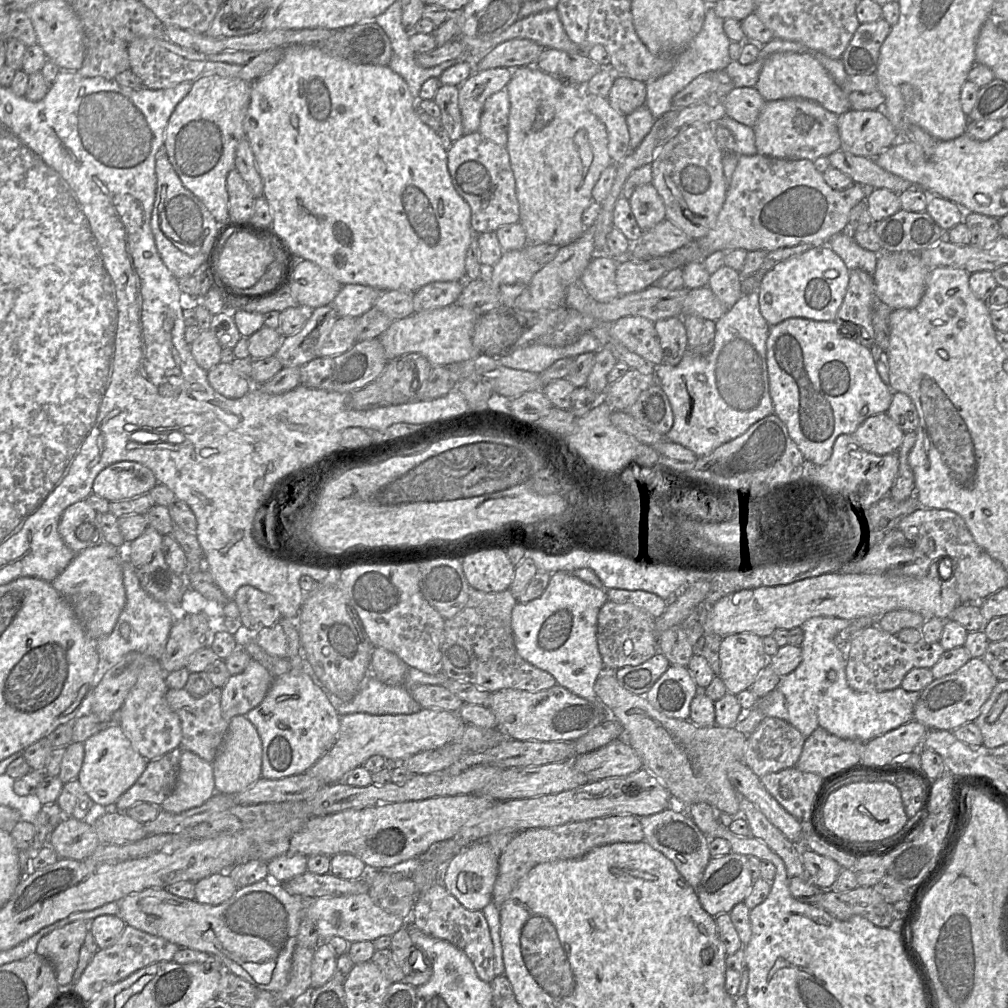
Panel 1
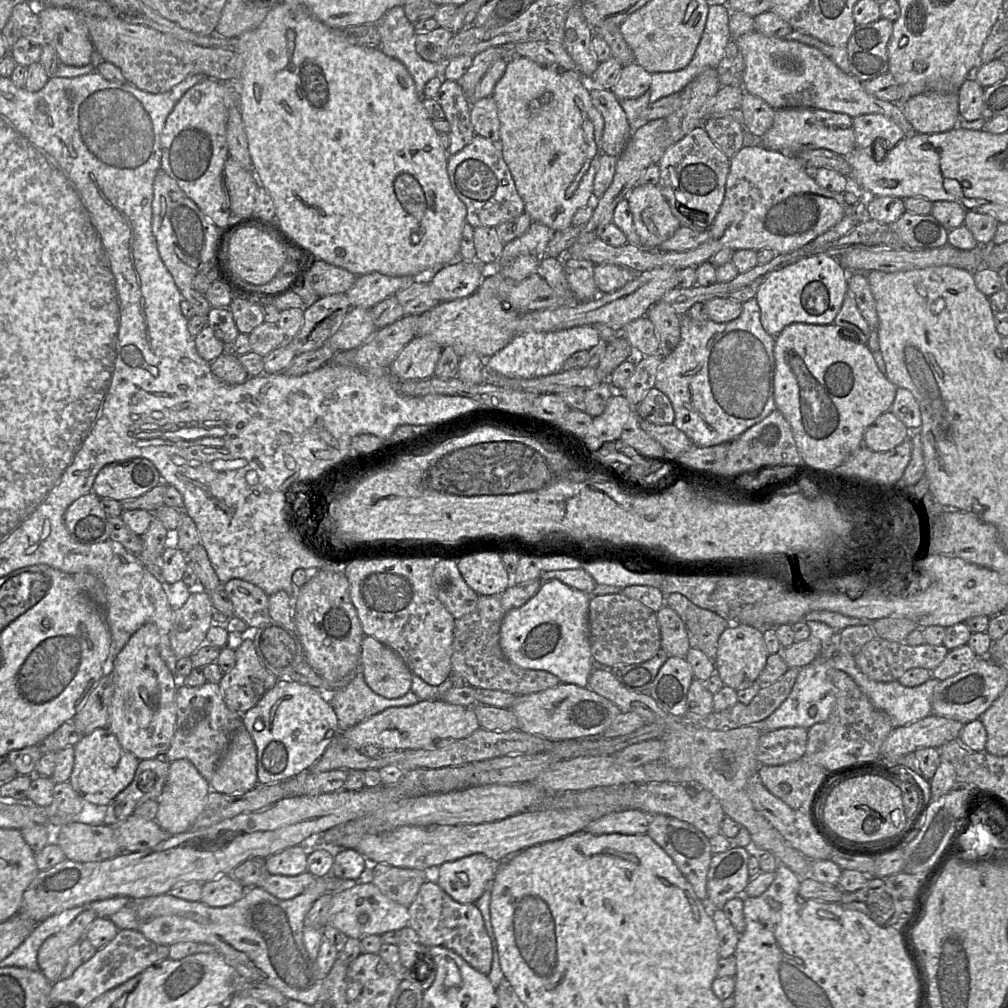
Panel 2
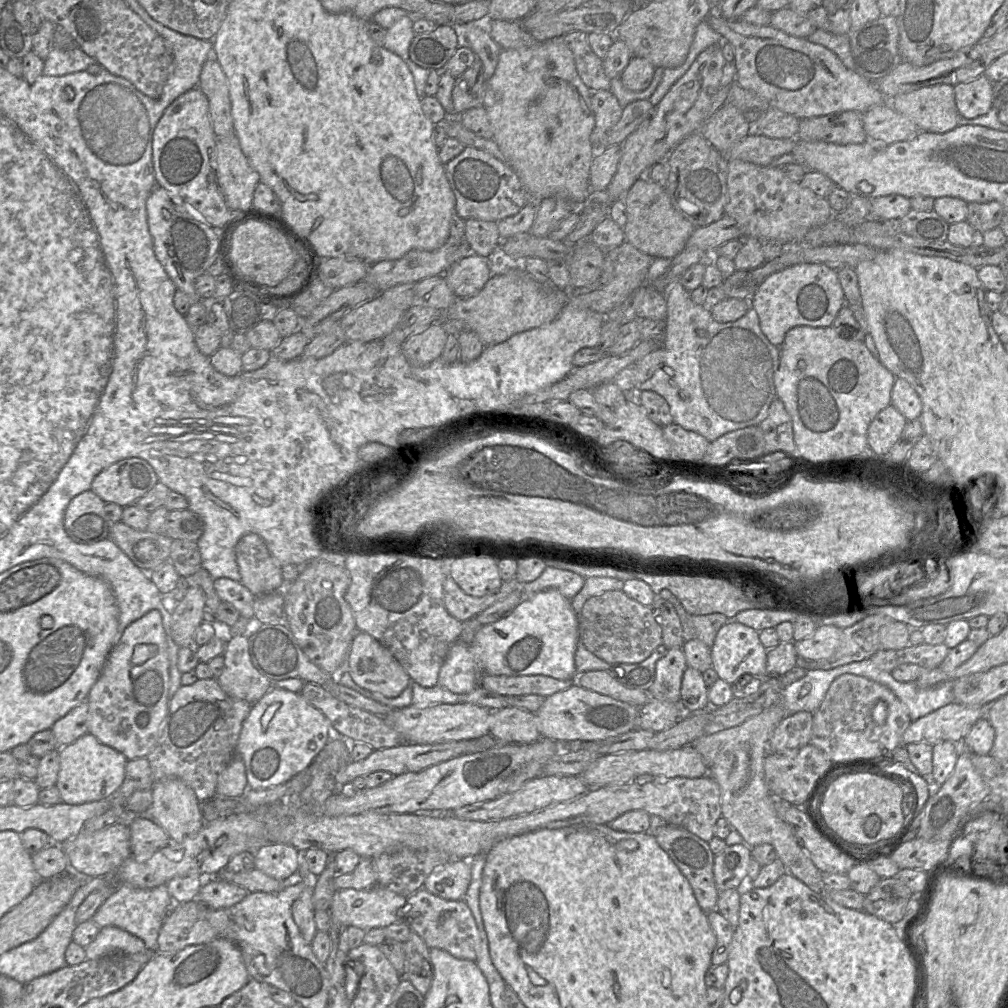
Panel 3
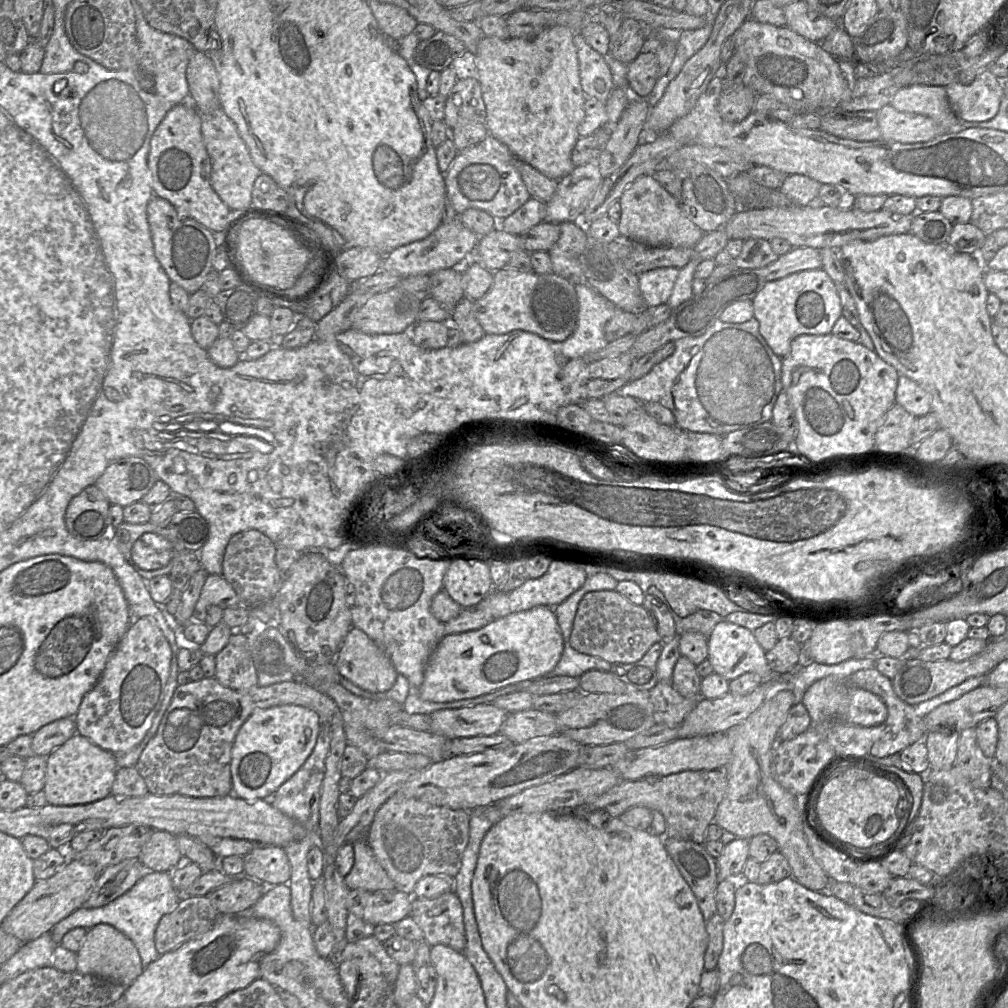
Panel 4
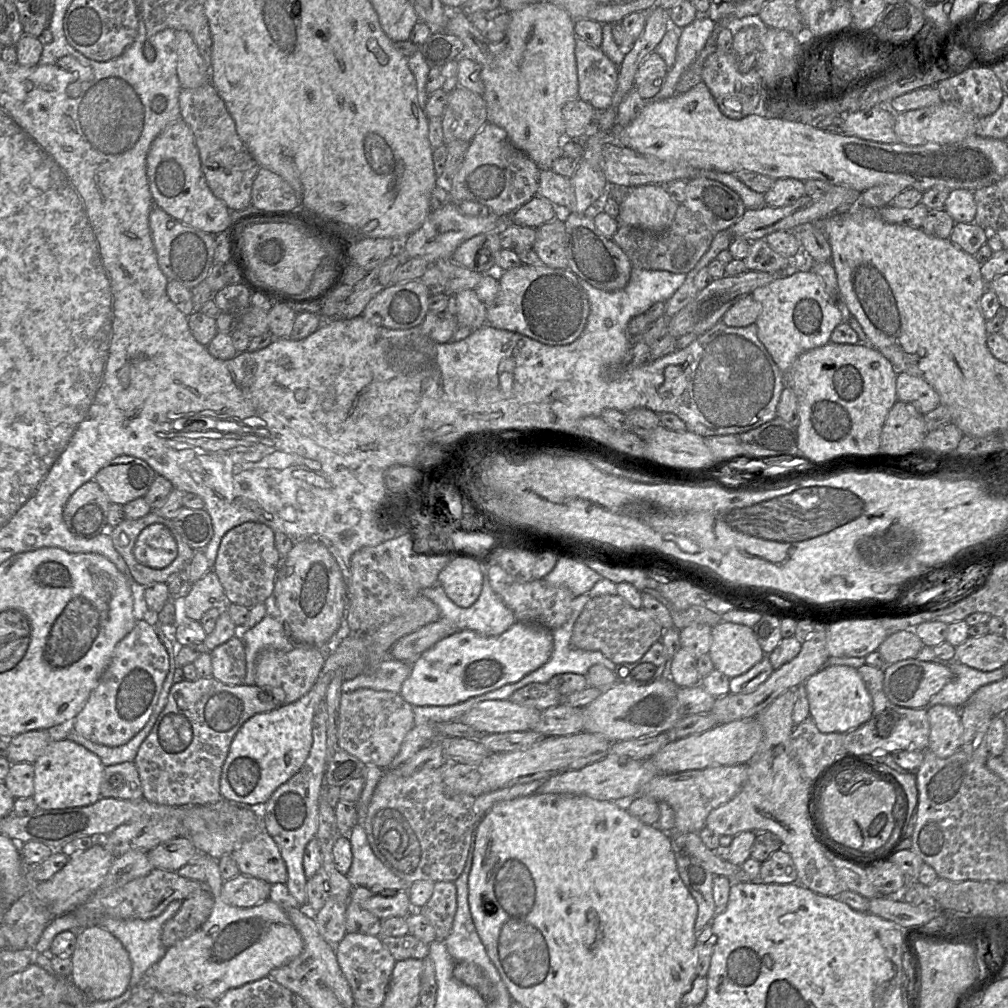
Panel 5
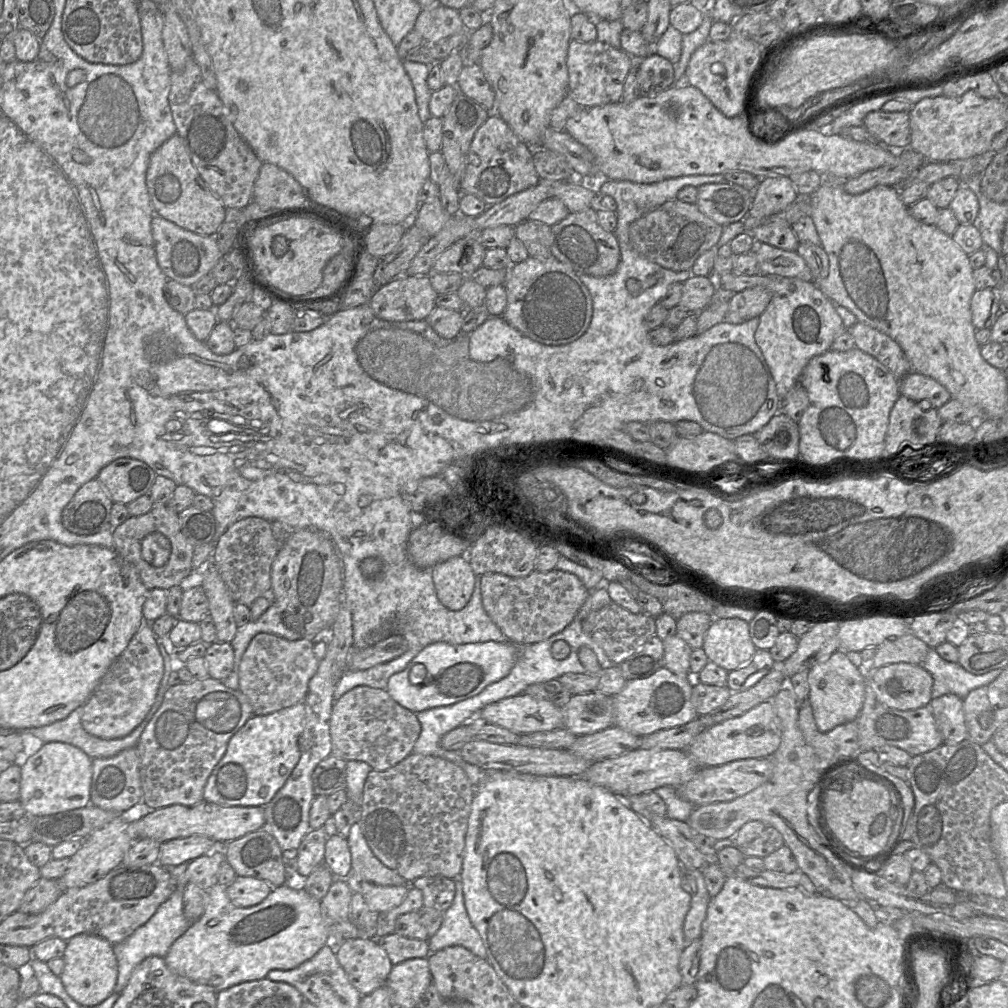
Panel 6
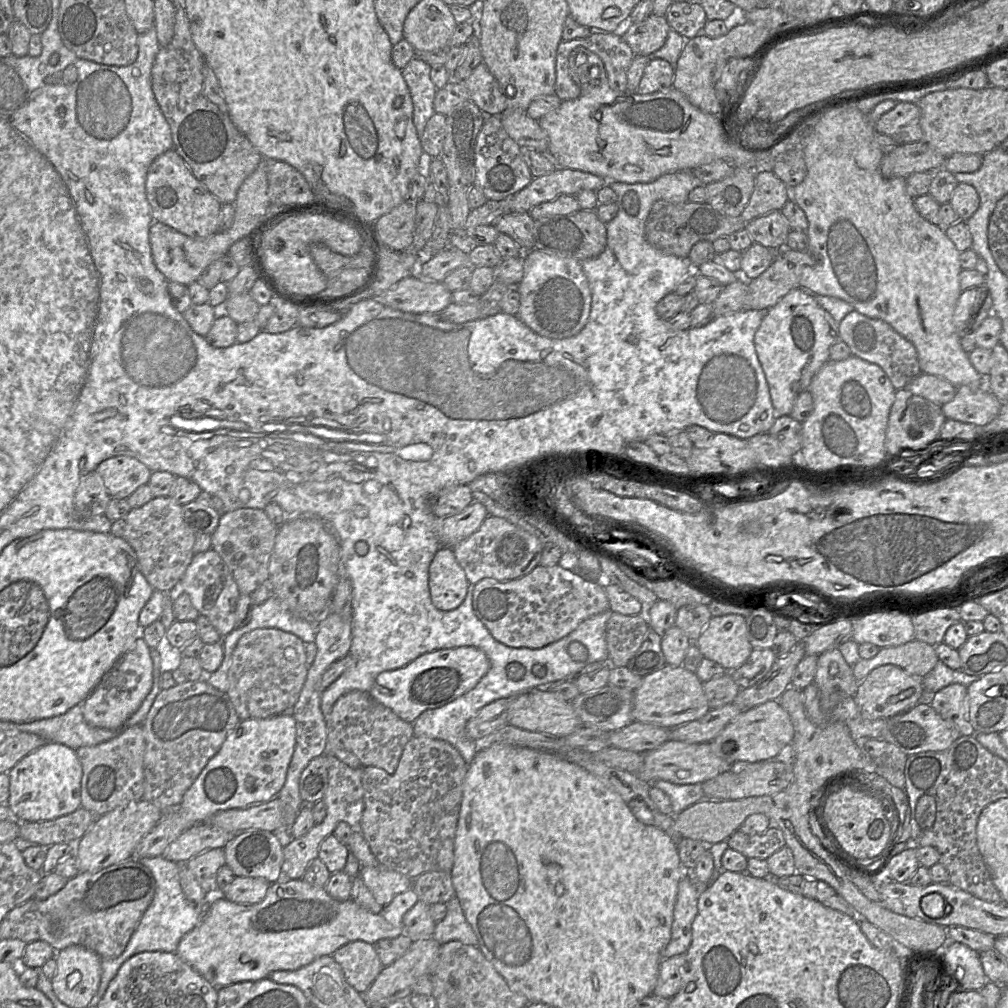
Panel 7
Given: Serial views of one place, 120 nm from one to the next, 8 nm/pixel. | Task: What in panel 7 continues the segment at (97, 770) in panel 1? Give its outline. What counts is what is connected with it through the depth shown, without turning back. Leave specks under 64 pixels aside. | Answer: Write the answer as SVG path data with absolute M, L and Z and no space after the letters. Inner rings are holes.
M46 742L23 757L9 772L7 806L18 821L41 822L70 814L81 807L82 765L76 750Z

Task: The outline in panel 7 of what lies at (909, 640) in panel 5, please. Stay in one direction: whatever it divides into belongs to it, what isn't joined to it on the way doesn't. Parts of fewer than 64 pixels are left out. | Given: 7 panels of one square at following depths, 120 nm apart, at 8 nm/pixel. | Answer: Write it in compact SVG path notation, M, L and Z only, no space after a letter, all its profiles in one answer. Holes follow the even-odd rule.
M914 639L900 646L880 648L873 658L860 659L852 666L852 671L859 683L873 669L886 664L895 665L909 674L924 677L938 661L935 646Z

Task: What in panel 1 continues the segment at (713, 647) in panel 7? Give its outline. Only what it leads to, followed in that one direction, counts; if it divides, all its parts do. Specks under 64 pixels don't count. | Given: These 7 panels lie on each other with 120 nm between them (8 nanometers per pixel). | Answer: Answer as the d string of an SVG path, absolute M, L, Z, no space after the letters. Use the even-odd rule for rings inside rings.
M748 632L722 638L719 648L720 673L728 692L737 695L752 685L769 663L763 638Z

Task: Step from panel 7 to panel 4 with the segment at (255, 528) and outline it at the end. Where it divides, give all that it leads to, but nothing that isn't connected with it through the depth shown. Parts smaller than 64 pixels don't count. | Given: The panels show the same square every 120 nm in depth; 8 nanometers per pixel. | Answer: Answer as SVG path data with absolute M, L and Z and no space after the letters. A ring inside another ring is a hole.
M251 529L233 535L225 549L222 576L235 590L240 603L246 607L254 607L276 597L283 573L275 562L276 546L262 532Z

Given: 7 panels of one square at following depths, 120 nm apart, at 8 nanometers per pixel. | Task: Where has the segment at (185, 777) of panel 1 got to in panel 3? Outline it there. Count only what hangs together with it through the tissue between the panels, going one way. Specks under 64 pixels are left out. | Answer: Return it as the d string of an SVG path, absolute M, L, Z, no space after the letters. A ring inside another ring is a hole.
M177 777L156 781L148 816L160 825L174 843L197 834L204 825L202 802L194 790Z

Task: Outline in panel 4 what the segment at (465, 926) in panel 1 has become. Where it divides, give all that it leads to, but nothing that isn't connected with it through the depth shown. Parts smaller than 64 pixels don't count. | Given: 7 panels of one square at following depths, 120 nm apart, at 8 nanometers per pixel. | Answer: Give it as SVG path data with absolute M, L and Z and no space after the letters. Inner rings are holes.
M453 890L432 899L412 896L410 916L423 931L423 940L430 946L443 944L458 952L463 952L466 946L463 907Z

